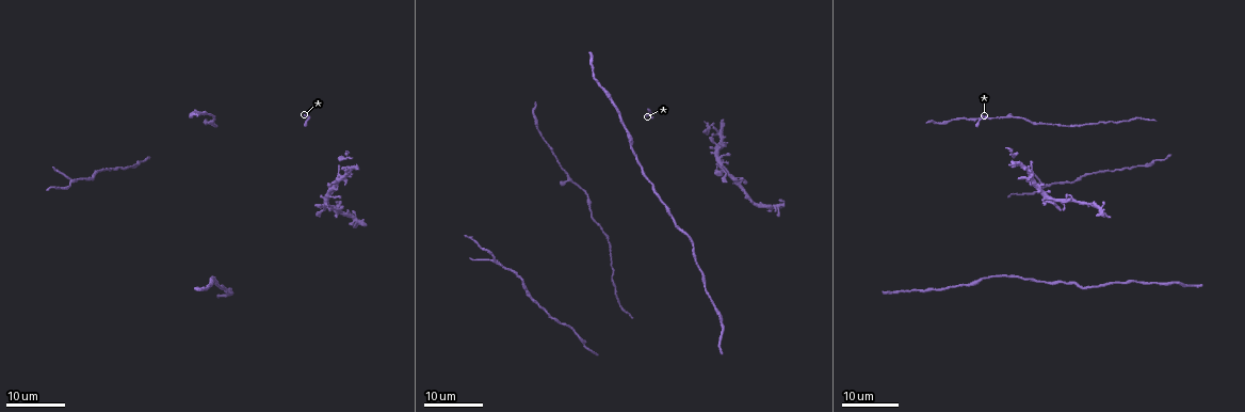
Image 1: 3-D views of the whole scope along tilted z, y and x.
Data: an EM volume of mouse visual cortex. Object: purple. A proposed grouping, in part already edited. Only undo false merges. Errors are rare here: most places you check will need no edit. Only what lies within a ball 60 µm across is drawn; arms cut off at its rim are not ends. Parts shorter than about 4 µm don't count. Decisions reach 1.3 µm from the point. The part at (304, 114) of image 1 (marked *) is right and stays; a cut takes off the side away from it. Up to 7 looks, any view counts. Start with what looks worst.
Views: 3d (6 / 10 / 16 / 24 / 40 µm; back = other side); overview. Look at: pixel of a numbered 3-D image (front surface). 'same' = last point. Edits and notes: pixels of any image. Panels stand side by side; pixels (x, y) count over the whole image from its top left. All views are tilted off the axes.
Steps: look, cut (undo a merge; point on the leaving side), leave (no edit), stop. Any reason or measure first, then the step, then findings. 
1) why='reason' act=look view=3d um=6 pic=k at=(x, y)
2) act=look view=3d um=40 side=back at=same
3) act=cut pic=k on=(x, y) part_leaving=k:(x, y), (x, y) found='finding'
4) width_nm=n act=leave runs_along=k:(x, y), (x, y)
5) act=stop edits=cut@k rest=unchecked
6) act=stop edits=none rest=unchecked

why='three arms meet' act=look view=3d um=16 pic=1 at=(1055, 202)

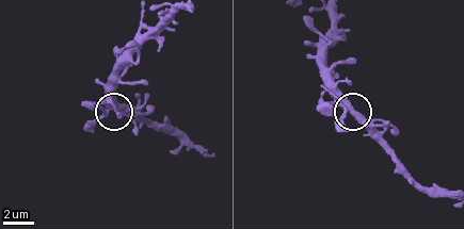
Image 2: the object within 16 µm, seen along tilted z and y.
why='zoom in' act=look view=3d um=10 pic=2 at=(110, 109)

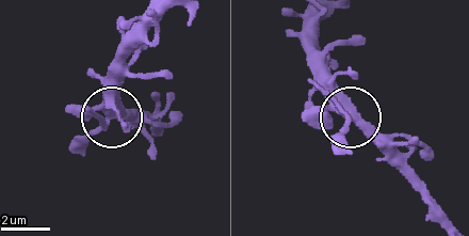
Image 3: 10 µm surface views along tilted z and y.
width_nm=350 act=leave found='all the same cell'

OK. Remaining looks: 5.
act=look view=3d um=24 pic=1 at=(1074, 283)

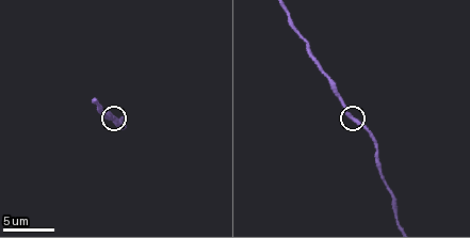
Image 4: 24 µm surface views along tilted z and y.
act=look view=3d um=10 pic=4 at=(356, 117)

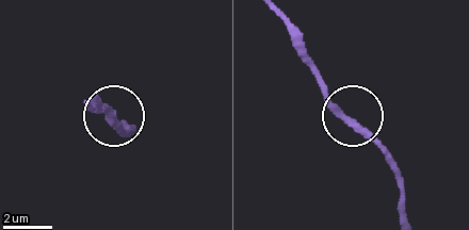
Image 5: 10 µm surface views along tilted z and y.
side_arm_um=25 act=leave found='continuous, no second cell'

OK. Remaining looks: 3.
why='sudden change in width' act=look view=3d um=16 pic=1 at=(970, 284)

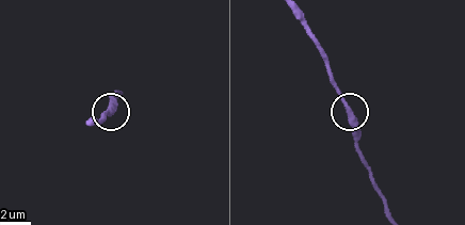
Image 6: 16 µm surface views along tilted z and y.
act=look view=3d um=6 pic=6 at=(348, 106)

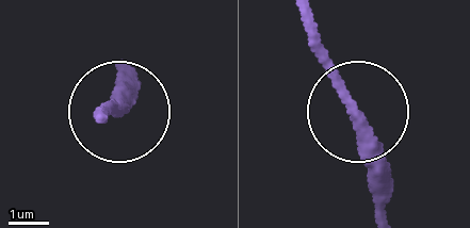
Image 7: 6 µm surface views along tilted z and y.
width_nm=310 act=leave found='one cell here'

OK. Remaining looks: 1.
act=stop edits=none rest=unchecked

